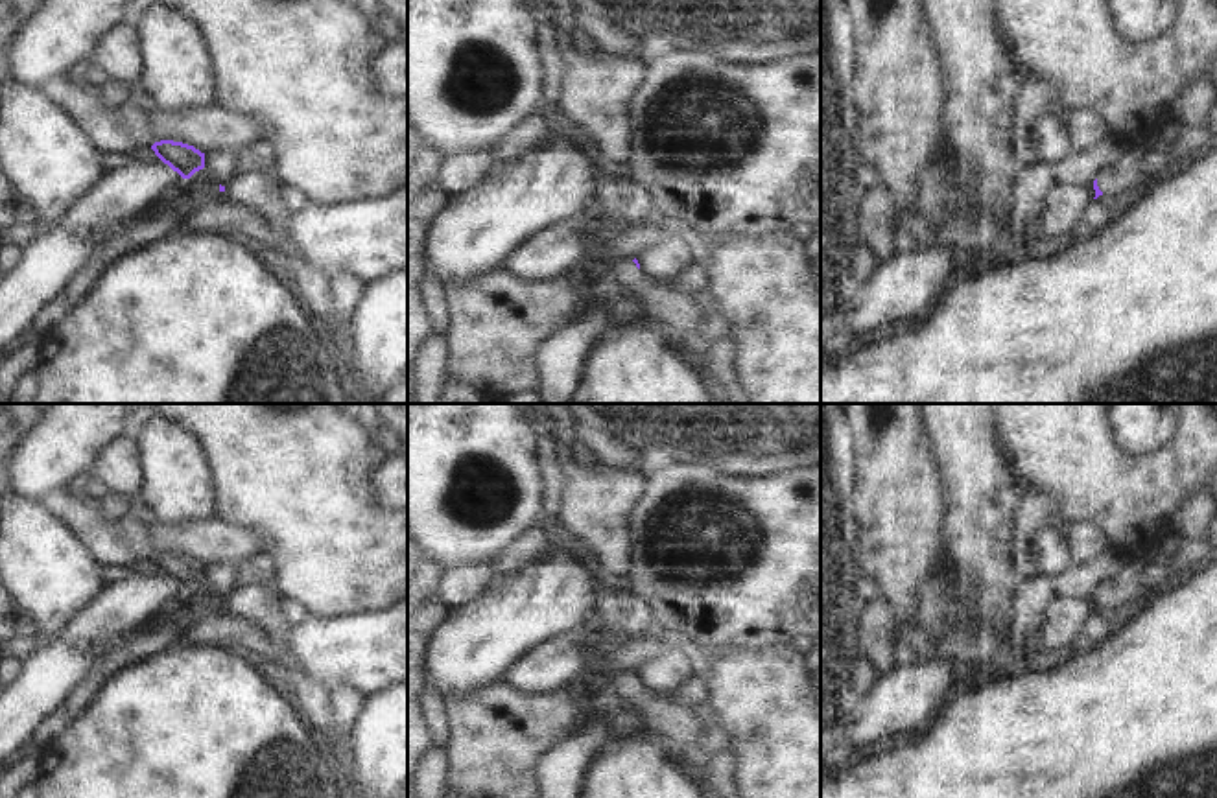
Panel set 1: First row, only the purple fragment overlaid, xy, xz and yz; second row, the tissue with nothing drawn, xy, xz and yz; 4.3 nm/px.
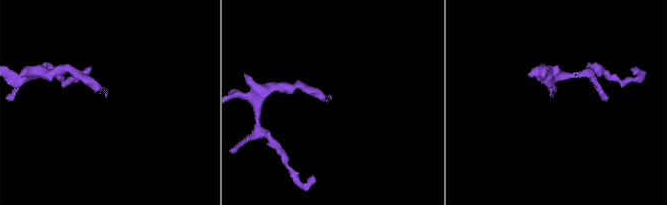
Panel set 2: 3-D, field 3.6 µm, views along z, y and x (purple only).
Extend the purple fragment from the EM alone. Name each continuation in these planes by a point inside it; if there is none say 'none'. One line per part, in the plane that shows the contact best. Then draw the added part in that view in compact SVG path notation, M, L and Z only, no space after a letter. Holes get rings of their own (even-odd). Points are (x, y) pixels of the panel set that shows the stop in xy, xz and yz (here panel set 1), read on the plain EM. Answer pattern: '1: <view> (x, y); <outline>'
1: xy (201, 592); M205 581L195 584L188 595L197 599L205 608L219 608L219 595Z

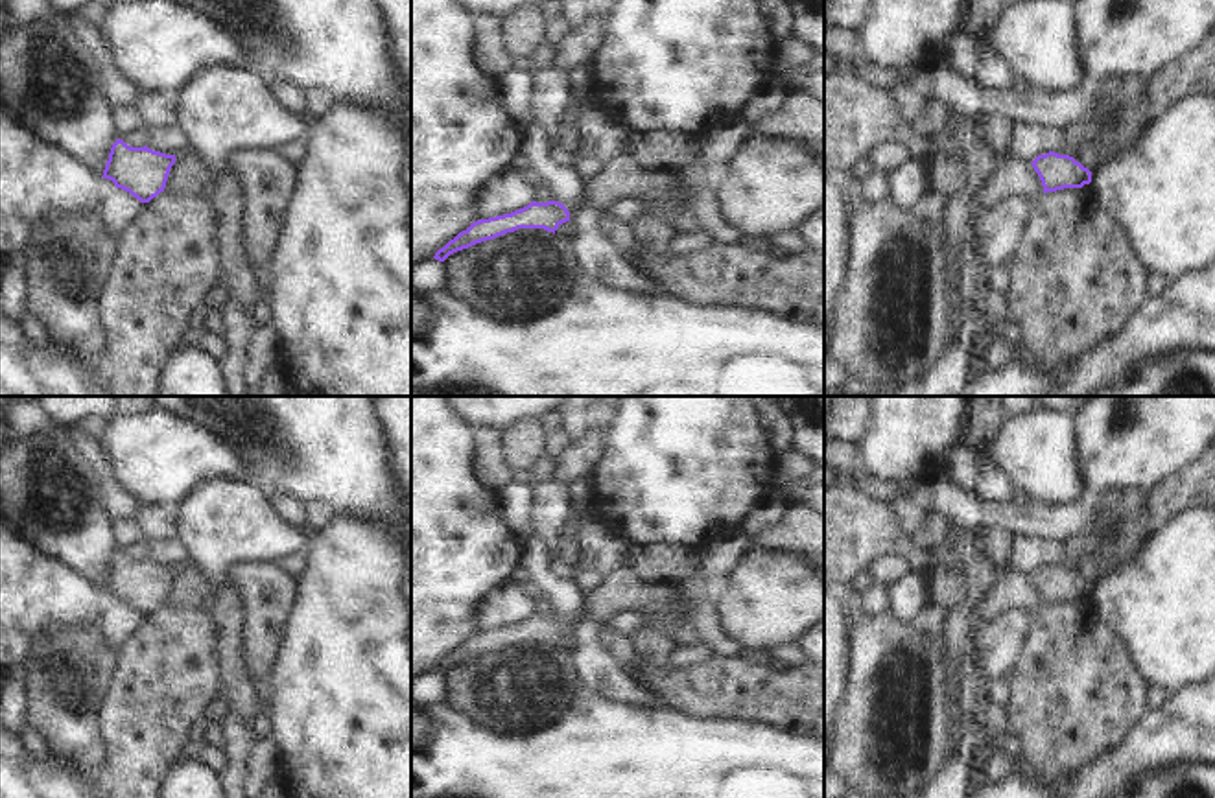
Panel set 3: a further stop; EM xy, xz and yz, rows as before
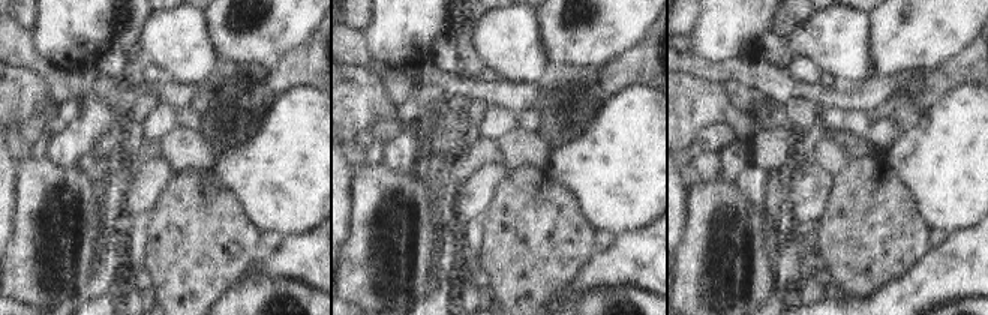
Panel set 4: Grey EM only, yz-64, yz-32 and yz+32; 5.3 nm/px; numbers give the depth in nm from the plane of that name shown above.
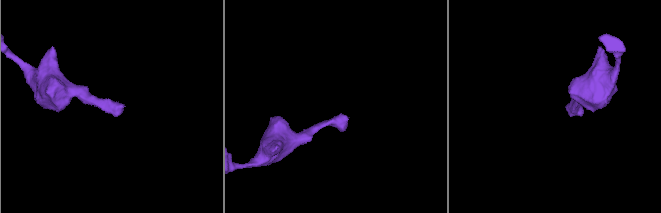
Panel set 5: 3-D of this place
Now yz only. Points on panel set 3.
none

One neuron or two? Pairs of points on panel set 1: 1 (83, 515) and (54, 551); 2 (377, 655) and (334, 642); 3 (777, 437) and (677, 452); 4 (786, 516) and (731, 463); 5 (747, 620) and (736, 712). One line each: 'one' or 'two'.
1: two
2: one
3: one
4: two
5: two

